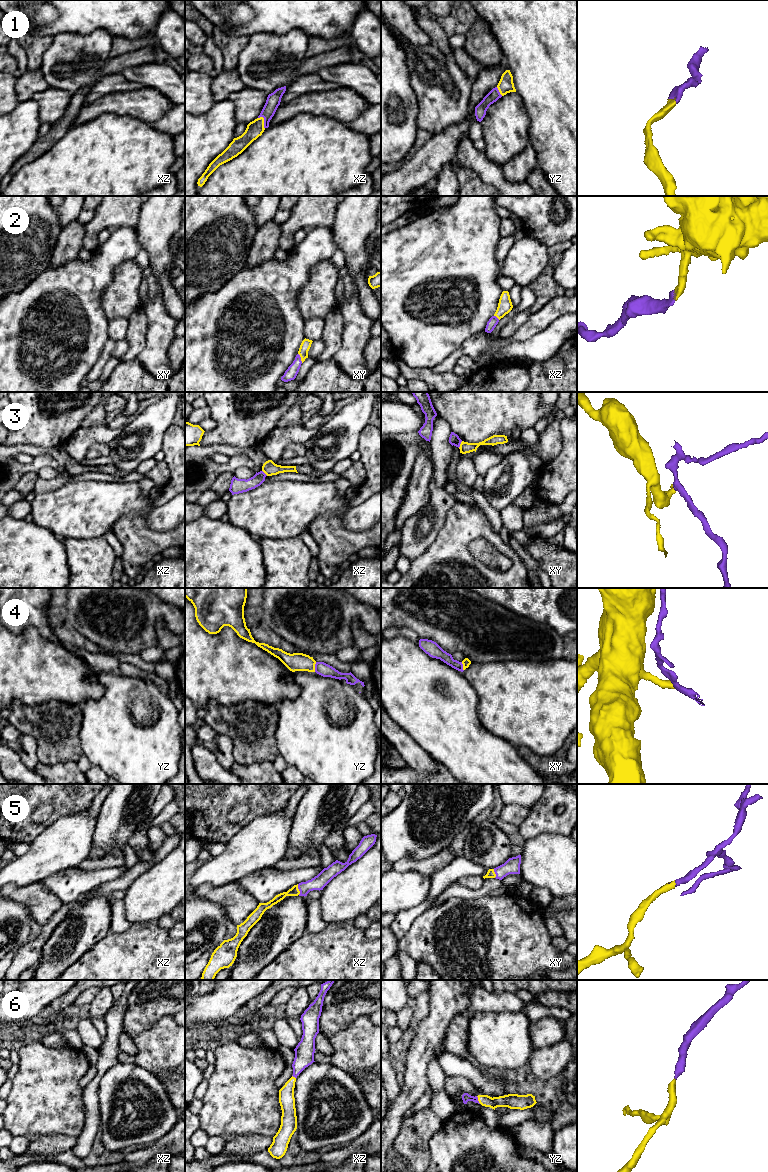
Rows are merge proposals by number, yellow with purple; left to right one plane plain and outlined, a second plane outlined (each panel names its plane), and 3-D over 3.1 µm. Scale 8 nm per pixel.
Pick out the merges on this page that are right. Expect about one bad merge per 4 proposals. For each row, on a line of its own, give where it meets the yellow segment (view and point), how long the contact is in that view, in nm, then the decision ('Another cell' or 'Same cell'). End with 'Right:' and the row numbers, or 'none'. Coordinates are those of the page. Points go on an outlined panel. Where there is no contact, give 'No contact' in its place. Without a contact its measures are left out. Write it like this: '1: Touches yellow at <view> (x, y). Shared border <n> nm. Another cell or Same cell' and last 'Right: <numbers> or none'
1: Touches yellow at xz (263, 122). Shared border 110 nm. Same cell
2: Touches yellow at xy (301, 358). Shared border 90 nm. Same cell
3: Touches yellow at xy (460, 444). Shared border 70 nm. Another cell
4: Touches yellow at yz (314, 667). Shared border 80 nm. Another cell
5: Touches yellow at xz (298, 889). Shared border 90 nm. Same cell
6: Touches yellow at yz (478, 1100). Shared border 70 nm. Same cell
Right: 1, 2, 5, 6

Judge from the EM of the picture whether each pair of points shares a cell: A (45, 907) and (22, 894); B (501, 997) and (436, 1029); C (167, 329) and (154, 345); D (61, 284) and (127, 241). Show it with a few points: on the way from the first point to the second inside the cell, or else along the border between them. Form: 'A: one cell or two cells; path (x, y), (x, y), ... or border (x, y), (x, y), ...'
A: one cell; path (39, 901), (33, 895), (28, 894)
B: two cells; border (471, 997), (470, 1004), (455, 1015)
C: one cell; path (163, 333), (157, 341)
D: one cell; path (77, 284), (83, 283), (111, 255)

